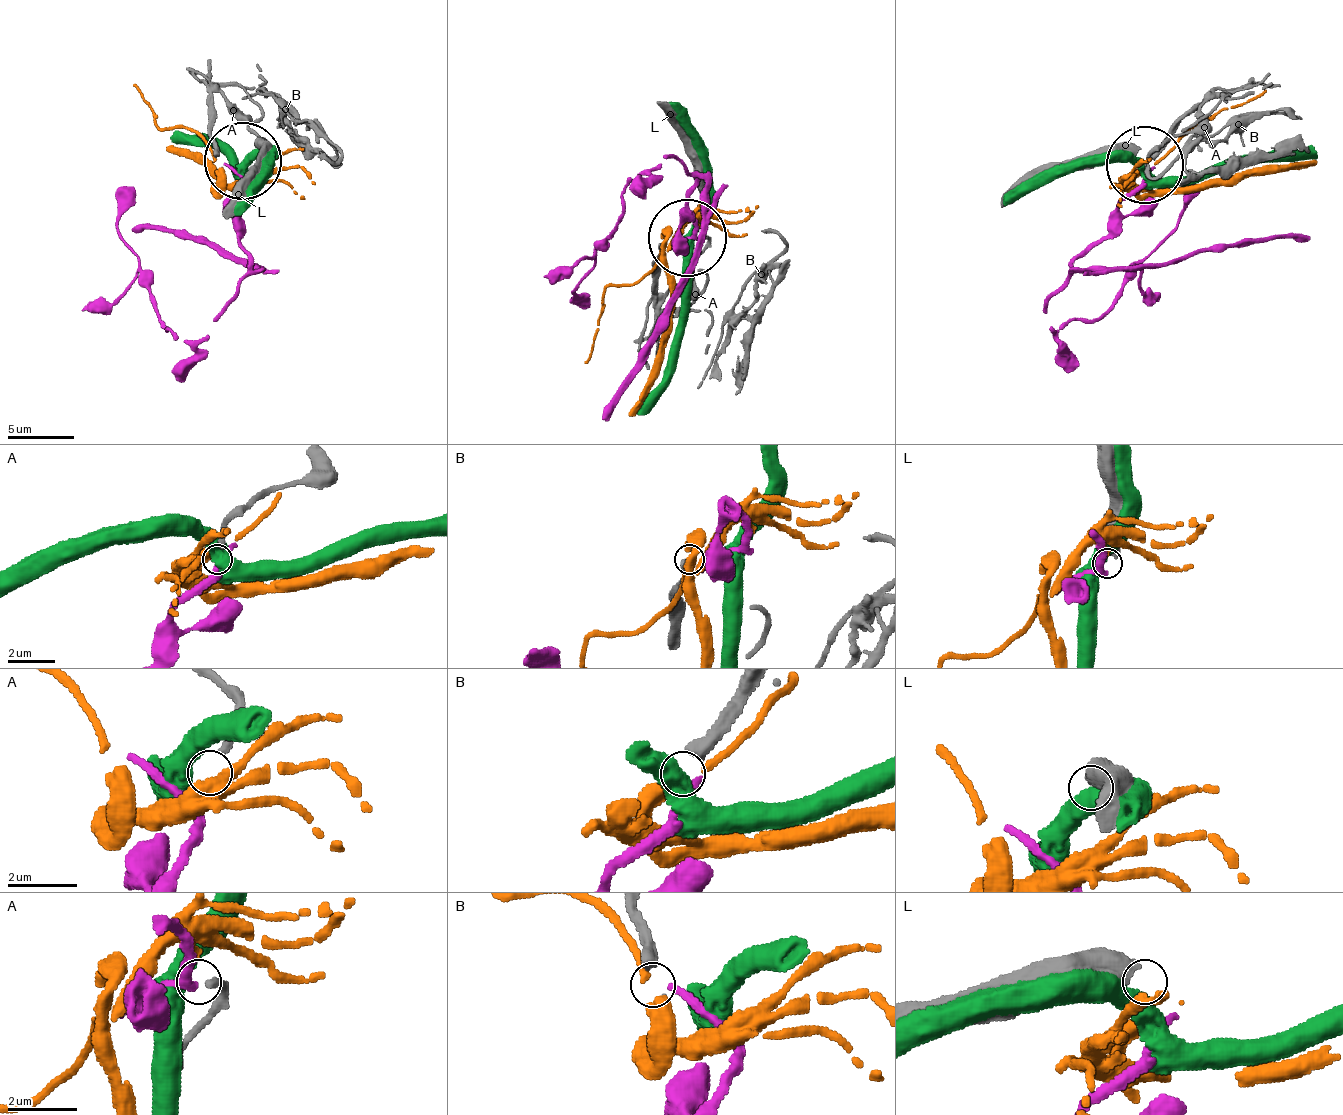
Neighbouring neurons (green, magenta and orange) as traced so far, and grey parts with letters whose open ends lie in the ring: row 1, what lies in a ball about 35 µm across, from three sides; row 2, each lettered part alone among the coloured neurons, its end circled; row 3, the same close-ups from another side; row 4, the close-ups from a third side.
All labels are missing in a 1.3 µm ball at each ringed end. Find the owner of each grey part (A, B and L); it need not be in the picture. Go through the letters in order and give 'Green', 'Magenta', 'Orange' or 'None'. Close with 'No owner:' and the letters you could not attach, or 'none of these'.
A: Magenta
B: Orange
L: None
No owner: L

